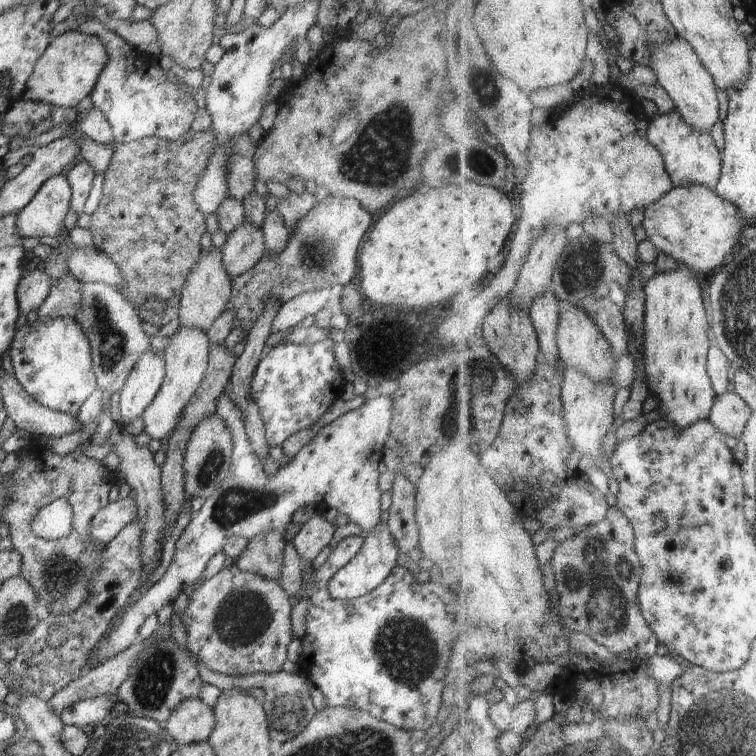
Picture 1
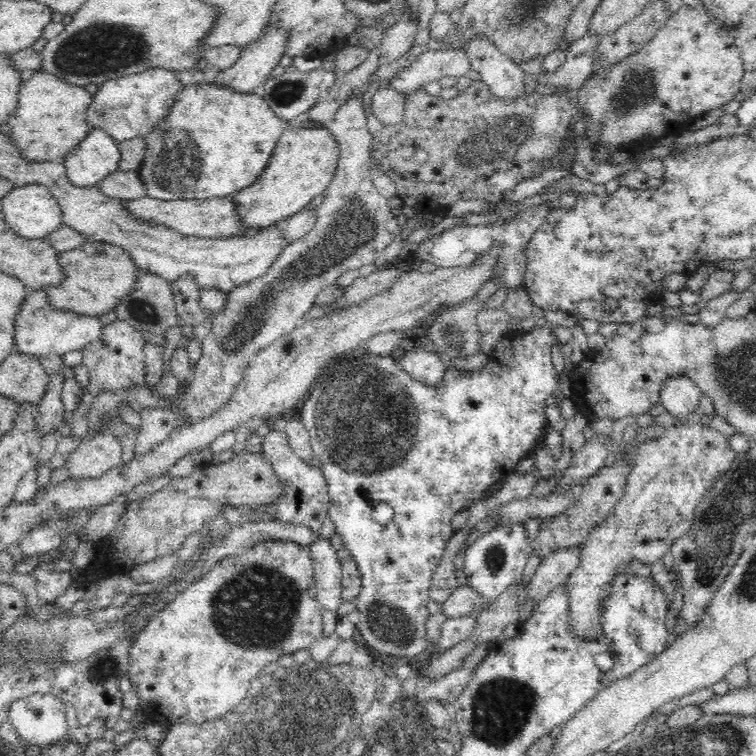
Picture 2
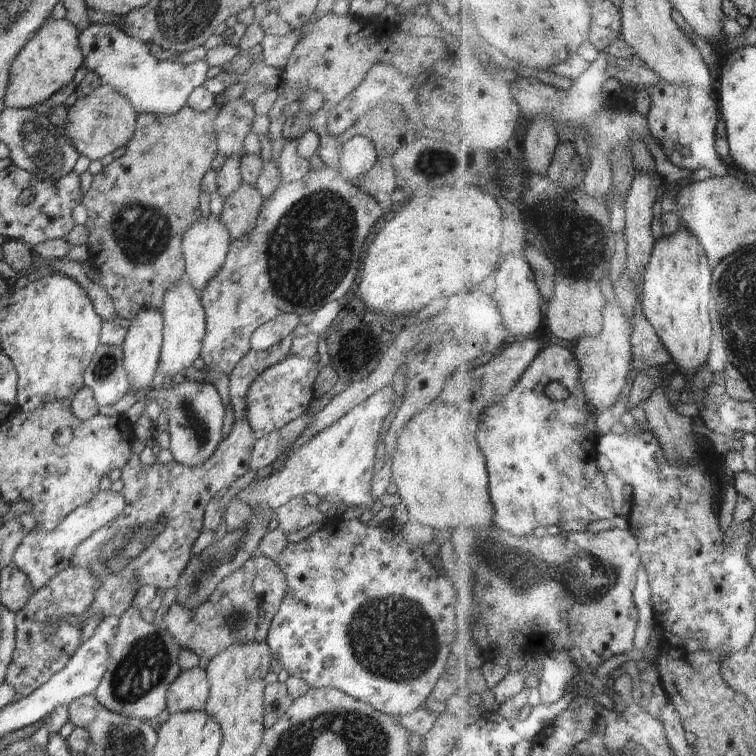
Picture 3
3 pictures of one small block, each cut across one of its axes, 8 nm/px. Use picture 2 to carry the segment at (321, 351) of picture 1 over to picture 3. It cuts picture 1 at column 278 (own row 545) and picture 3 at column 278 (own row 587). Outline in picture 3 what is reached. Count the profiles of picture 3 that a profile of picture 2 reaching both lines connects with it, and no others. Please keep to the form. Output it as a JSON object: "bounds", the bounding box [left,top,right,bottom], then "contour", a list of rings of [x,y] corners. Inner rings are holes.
{"bounds":[246,353,320,439],"contour":[[[319,353],[312,358],[289,354],[256,376],[246,394],[246,420],[257,439],[276,431],[304,415],[314,397],[312,386],[320,372]]]}

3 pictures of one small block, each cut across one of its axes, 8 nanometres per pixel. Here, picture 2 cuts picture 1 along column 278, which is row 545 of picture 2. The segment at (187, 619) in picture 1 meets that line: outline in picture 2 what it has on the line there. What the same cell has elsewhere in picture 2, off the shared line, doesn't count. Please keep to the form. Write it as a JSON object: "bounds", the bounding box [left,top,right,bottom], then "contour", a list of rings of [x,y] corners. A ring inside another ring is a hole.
{"bounds":[566,419,738,639],"contour":[[[697,419],[688,424],[666,426],[660,438],[640,441],[638,446],[622,446],[617,454],[619,460],[625,460],[632,465],[629,471],[624,497],[616,502],[607,518],[595,526],[584,542],[580,565],[566,580],[572,633],[580,639],[593,639],[602,634],[601,602],[609,593],[609,584],[618,572],[628,571],[631,561],[637,559],[644,564],[652,564],[662,560],[666,552],[671,551],[673,542],[691,529],[694,522],[694,509],[698,501],[712,488],[714,480],[736,460],[738,453],[730,449],[728,438],[715,430],[711,425],[704,426]]]}

